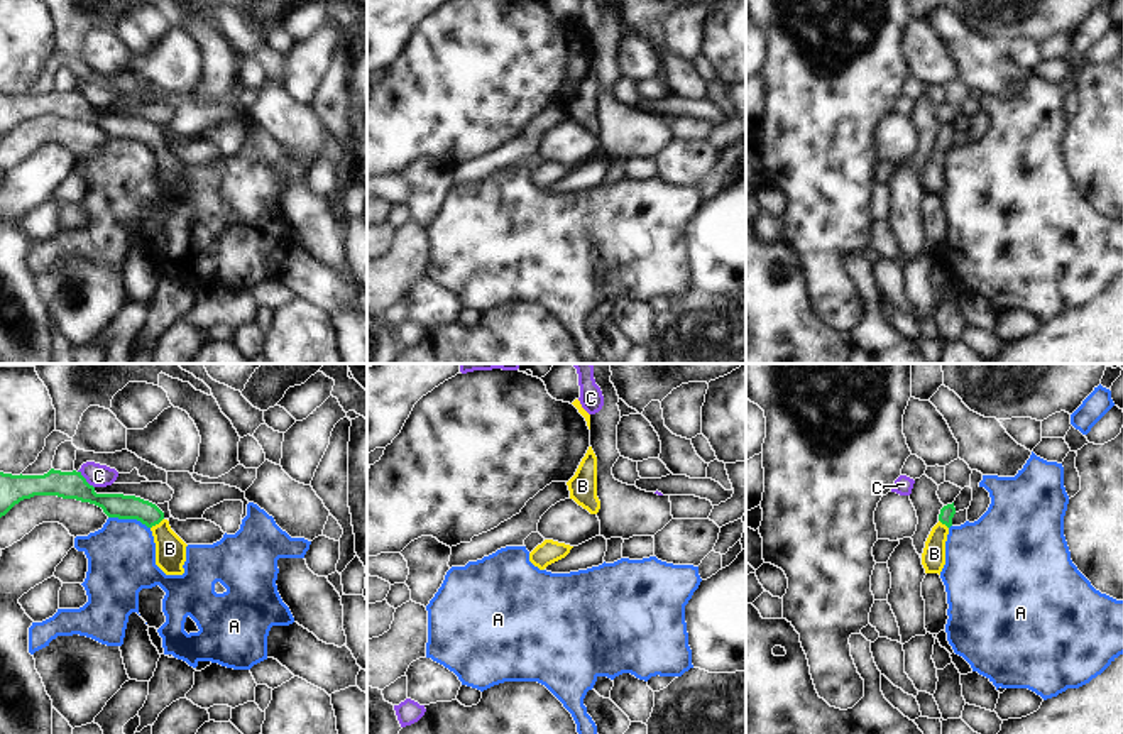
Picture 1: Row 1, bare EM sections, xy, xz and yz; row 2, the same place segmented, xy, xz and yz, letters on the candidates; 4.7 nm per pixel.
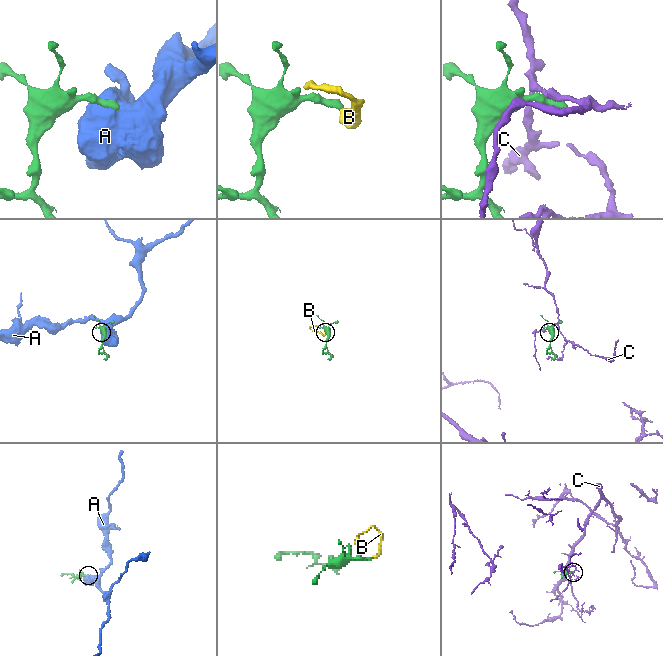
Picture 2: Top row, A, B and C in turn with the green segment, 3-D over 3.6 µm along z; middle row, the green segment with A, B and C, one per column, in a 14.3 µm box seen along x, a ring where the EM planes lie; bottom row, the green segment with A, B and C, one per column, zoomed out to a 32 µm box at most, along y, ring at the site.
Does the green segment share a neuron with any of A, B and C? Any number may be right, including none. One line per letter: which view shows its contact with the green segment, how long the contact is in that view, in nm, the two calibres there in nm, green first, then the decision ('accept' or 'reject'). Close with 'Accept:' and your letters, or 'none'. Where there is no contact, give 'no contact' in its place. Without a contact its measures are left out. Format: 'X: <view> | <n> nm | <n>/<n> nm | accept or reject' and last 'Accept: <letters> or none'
A: xy | 200 nm | 120/320 nm | reject
B: xy | 80 nm | 120/140 nm | accept
C: xy | 120 nm | 130/110 nm | reject
Accept: B

